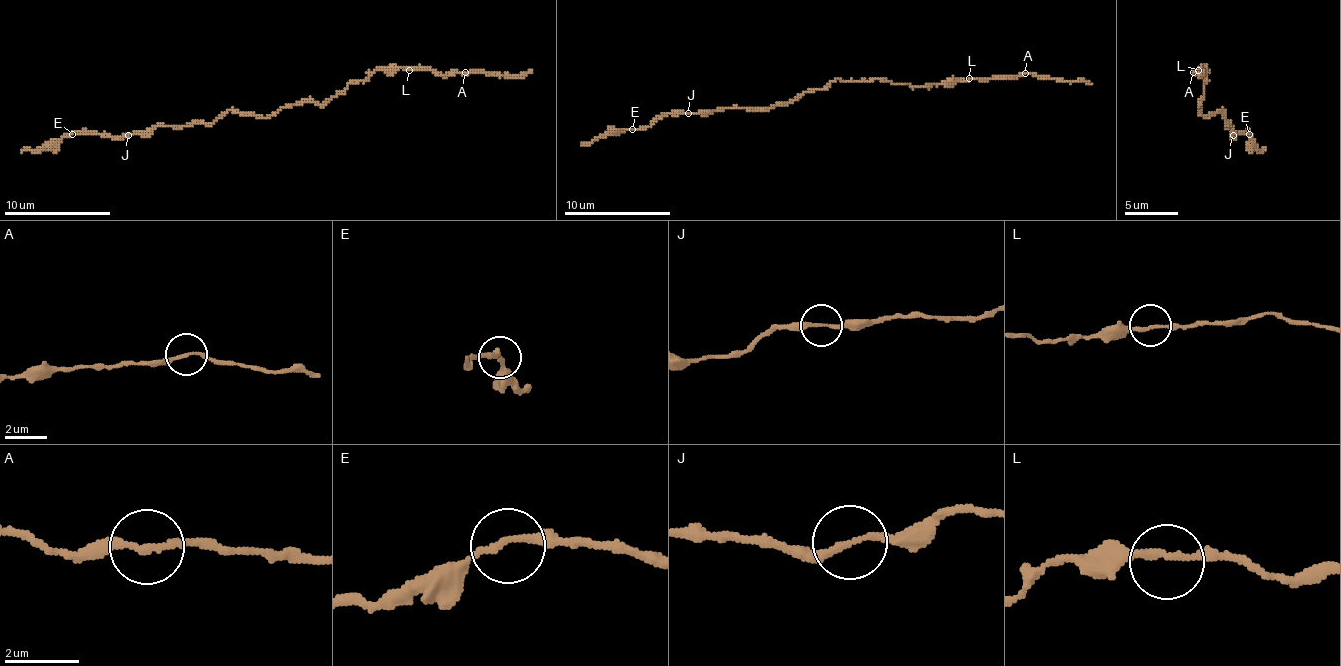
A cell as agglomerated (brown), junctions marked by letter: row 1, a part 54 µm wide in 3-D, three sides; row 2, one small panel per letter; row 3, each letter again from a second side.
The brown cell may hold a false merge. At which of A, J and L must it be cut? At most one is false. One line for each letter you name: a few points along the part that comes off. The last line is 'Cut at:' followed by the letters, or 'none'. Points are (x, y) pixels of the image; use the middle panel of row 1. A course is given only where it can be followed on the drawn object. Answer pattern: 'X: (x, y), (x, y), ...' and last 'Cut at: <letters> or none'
J: (688, 113), (662, 113), (648, 127), (581, 143)
Cut at: J

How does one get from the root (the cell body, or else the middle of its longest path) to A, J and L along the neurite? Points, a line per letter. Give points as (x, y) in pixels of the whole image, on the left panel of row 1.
A: (272, 113), (305, 102), (326, 104), (377, 70), (465, 72)
J: (272, 113), (264, 118), (230, 110), (211, 123), (158, 126), (128, 134)
L: (272, 113), (305, 102), (326, 104), (350, 83), (366, 80), (377, 70), (398, 67), (409, 70)

